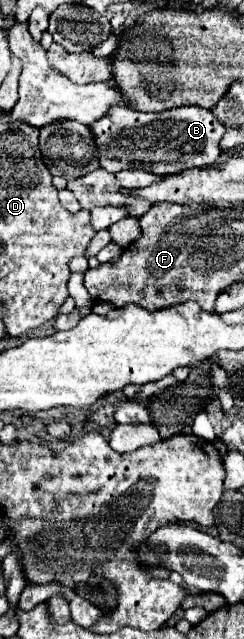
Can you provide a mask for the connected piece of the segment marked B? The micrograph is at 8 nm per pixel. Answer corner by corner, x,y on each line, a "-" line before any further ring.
112,106
100,120
90,124
90,132
104,170
118,172
138,168
166,176
212,164
220,156
218,142
224,134
224,126
216,120
212,110
198,106
174,108
156,114
136,112
126,106

